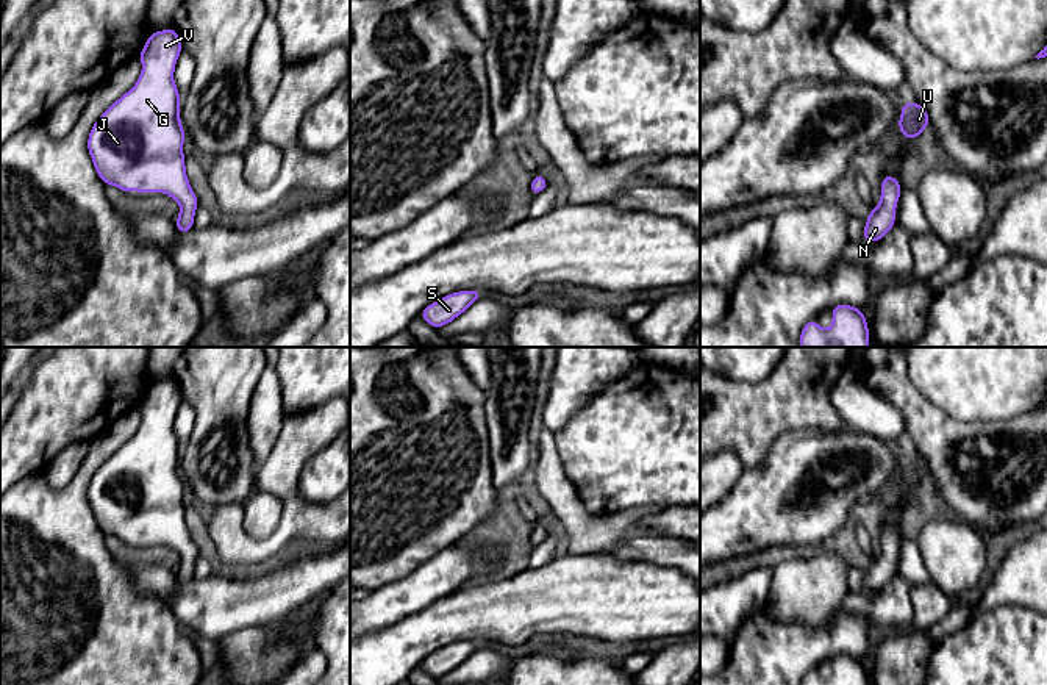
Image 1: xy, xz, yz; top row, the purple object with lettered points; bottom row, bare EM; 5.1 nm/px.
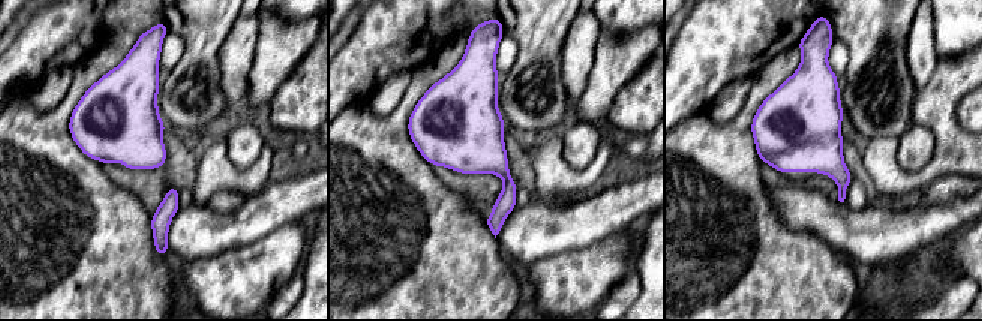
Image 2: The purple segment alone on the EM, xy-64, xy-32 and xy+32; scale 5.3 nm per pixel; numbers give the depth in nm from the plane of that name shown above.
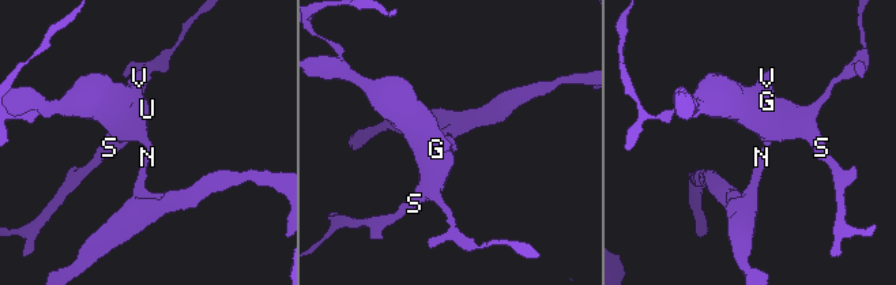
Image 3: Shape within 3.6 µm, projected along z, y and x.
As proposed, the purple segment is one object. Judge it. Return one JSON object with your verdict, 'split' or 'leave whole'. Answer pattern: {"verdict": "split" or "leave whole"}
{"verdict": "leave whole"}

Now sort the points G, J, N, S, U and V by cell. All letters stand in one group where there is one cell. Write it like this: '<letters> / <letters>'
G J N S U V

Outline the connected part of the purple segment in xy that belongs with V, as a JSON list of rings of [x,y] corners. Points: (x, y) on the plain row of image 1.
[[[173,378],[153,382],[147,389],[144,399],[139,402],[142,422],[136,435],[116,450],[92,475],[88,488],[88,500],[92,508],[94,518],[105,535],[113,535],[128,544],[131,540],[136,543],[166,543],[175,549],[180,557],[175,577],[180,583],[194,579],[194,566],[198,555],[184,516],[184,480],[180,471],[180,441],[173,432],[173,421],[177,410],[181,403],[181,391]]]

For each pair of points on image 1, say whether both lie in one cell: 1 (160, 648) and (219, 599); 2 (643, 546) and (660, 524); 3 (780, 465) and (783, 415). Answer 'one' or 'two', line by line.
1: two
2: two
3: two

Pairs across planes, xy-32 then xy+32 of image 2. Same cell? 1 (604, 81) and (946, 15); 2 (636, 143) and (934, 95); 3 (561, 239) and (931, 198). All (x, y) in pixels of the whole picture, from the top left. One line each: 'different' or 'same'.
1: different
2: same
3: different

